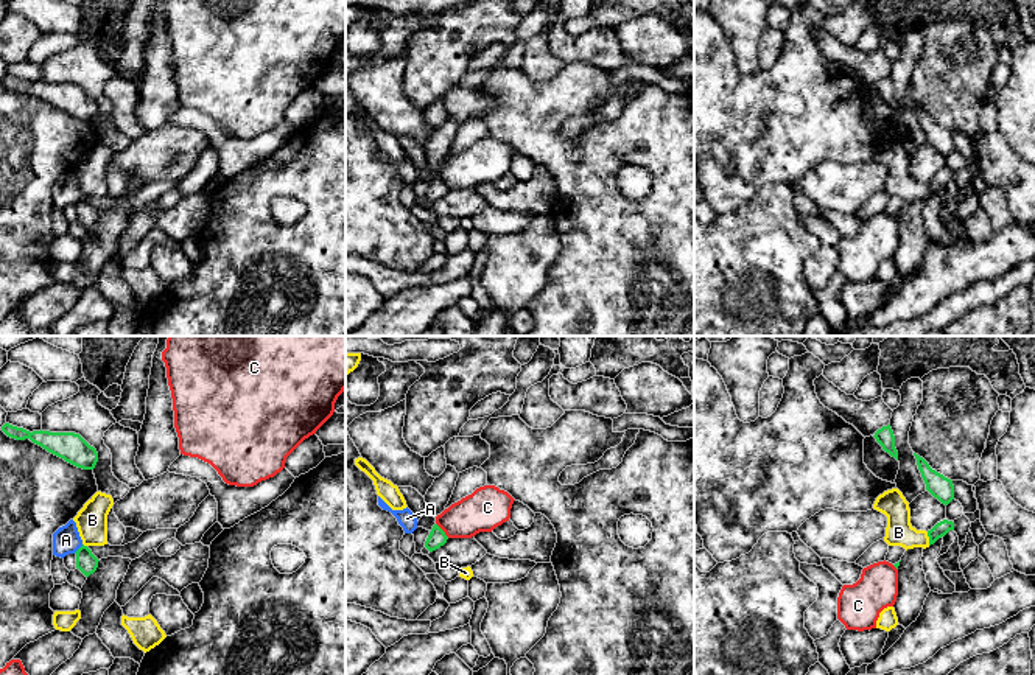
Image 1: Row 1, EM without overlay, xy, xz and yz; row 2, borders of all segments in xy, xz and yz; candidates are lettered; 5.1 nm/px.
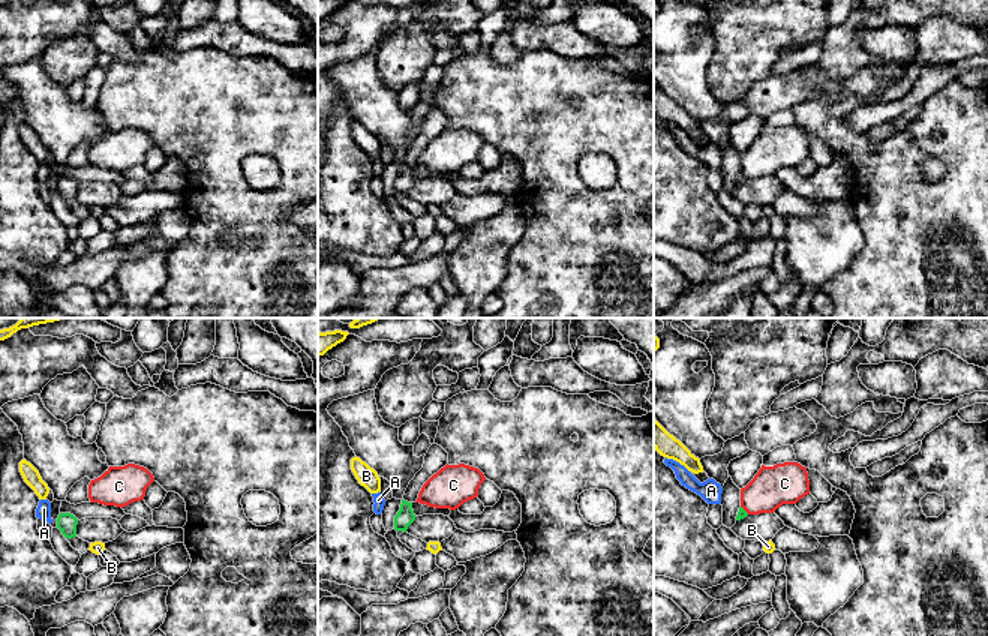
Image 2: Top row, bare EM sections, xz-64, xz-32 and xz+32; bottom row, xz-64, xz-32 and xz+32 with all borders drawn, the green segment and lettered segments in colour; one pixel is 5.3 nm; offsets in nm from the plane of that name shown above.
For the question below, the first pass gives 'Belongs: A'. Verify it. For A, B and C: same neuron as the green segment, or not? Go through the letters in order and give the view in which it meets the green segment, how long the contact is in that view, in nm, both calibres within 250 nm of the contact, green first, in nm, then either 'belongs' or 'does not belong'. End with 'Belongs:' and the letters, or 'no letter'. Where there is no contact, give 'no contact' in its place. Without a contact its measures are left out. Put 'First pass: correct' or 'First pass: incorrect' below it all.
A: xy | 70 nm | 110/140 nm | does not belong
B: yz | 70 nm | 80/140 nm | does not belong
C: xz | 100 nm | 90/220 nm | does not belong
Belongs: no letter
First pass: incorrect

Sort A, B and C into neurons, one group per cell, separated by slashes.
A / B / C

